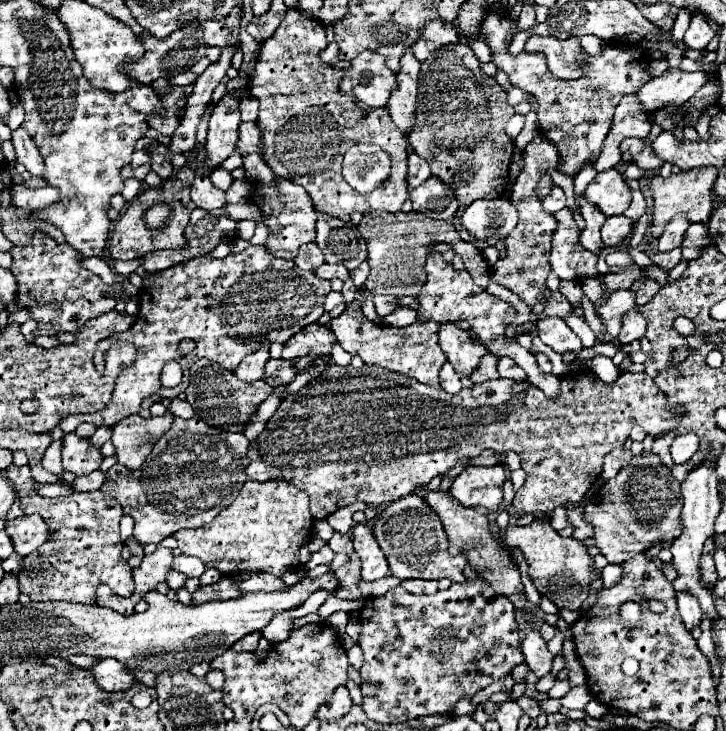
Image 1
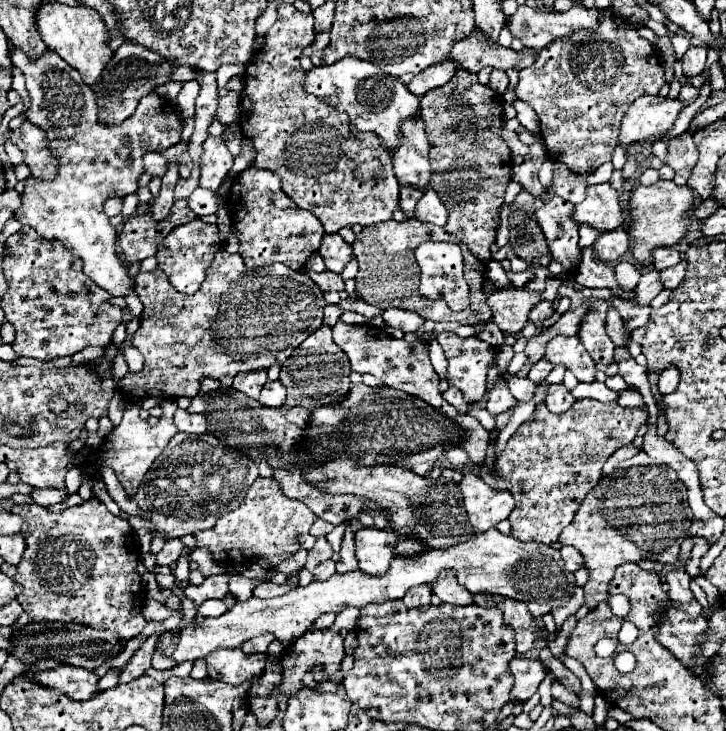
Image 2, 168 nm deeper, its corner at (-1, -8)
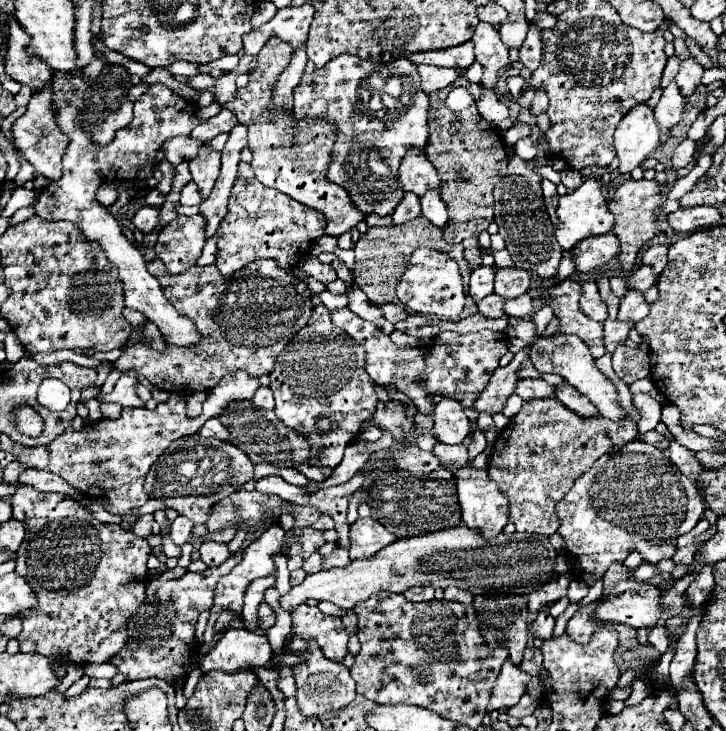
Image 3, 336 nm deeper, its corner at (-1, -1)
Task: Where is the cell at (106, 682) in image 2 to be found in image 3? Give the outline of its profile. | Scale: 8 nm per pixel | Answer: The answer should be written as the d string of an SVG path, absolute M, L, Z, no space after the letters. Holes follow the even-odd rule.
M86 675L81 677L67 689L67 691L64 693L65 697L73 697L82 693L85 689L88 688L90 680L90 677Z

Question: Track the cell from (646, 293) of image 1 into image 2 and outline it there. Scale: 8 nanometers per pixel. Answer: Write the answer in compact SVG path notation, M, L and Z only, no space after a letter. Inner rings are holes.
M613 298L613 308L617 308L621 318L625 320L625 332L629 332L629 334L635 328L645 326L649 320L649 314L651 314L651 306L637 306L633 300Z

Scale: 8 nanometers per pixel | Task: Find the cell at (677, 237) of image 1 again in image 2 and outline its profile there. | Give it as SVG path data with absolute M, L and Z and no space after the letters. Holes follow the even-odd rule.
M657 248L653 252L653 266L657 270L665 270L665 268L671 268L671 266L677 266L681 262L681 256L677 250L673 248Z

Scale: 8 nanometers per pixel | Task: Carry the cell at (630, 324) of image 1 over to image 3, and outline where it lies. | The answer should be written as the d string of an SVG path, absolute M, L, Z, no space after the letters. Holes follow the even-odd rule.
M593 281L583 285L583 297L581 297L581 309L587 313L587 317L603 323L609 315L607 315L607 305L601 301L599 289Z

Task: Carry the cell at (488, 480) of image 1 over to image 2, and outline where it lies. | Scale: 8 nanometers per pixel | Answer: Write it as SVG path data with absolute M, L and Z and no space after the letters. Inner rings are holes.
M465 474L461 480L461 492L463 492L463 504L469 514L469 522L473 530L485 532L499 524L501 520L509 518L511 510L515 508L515 500L509 492L493 490L489 488L479 476Z

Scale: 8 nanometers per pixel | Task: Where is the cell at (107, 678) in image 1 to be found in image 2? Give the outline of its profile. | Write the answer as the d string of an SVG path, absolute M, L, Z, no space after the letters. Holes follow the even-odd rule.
M61 664L55 670L39 670L39 672L23 672L23 676L35 680L37 684L45 688L53 688L71 700L89 700L93 694L97 694L97 676L93 670L75 668L69 664Z

